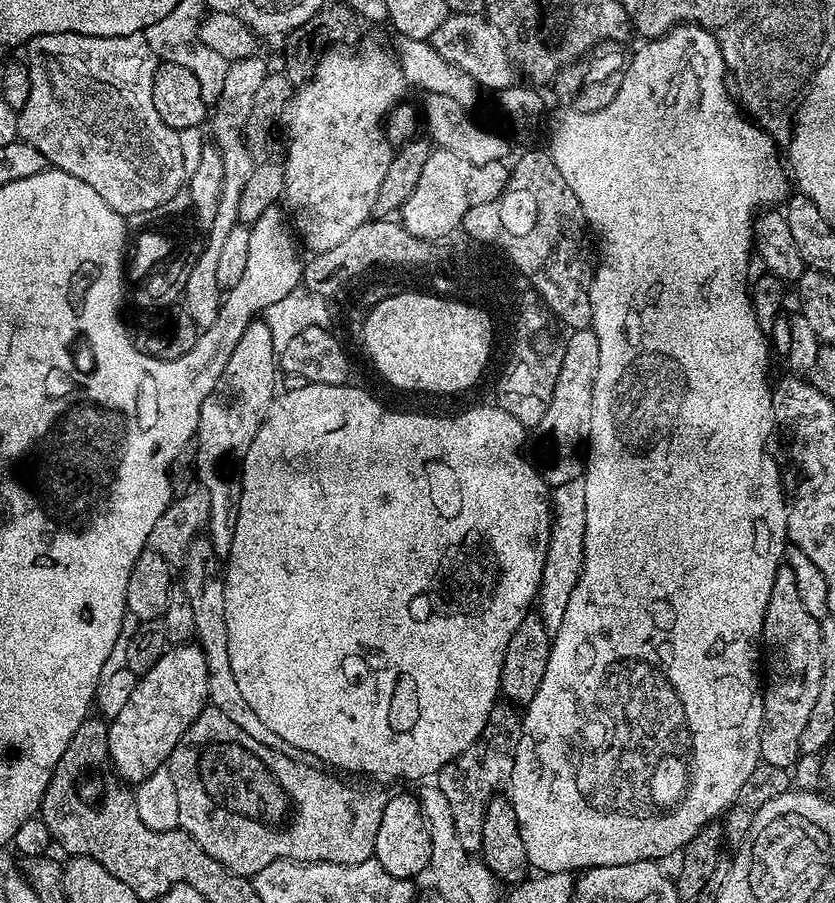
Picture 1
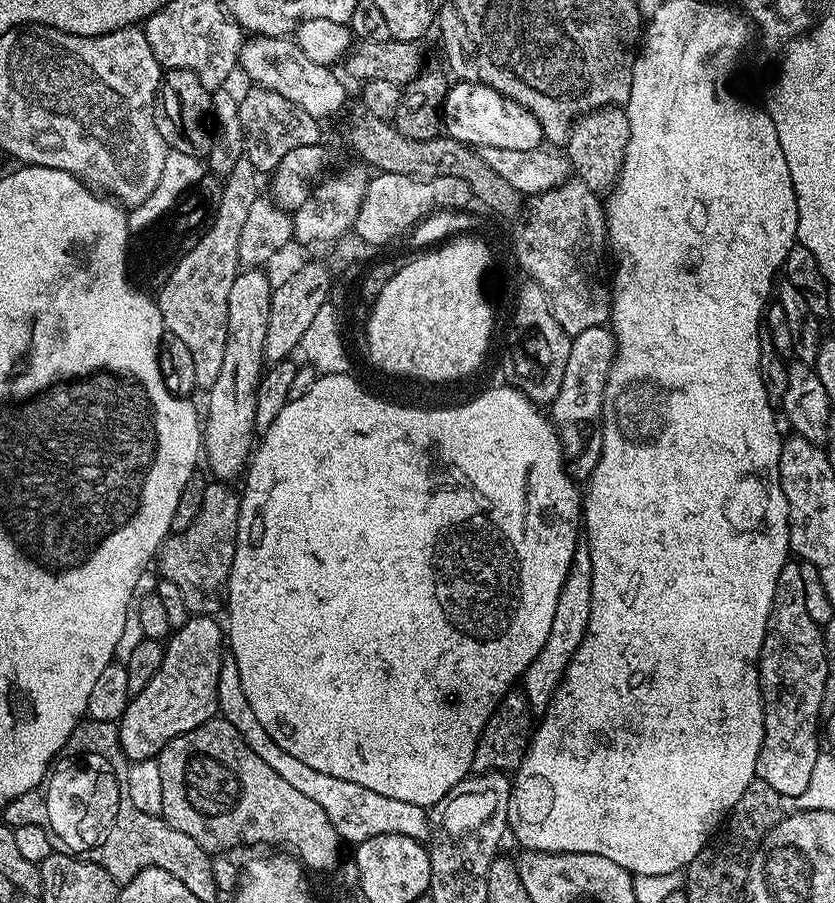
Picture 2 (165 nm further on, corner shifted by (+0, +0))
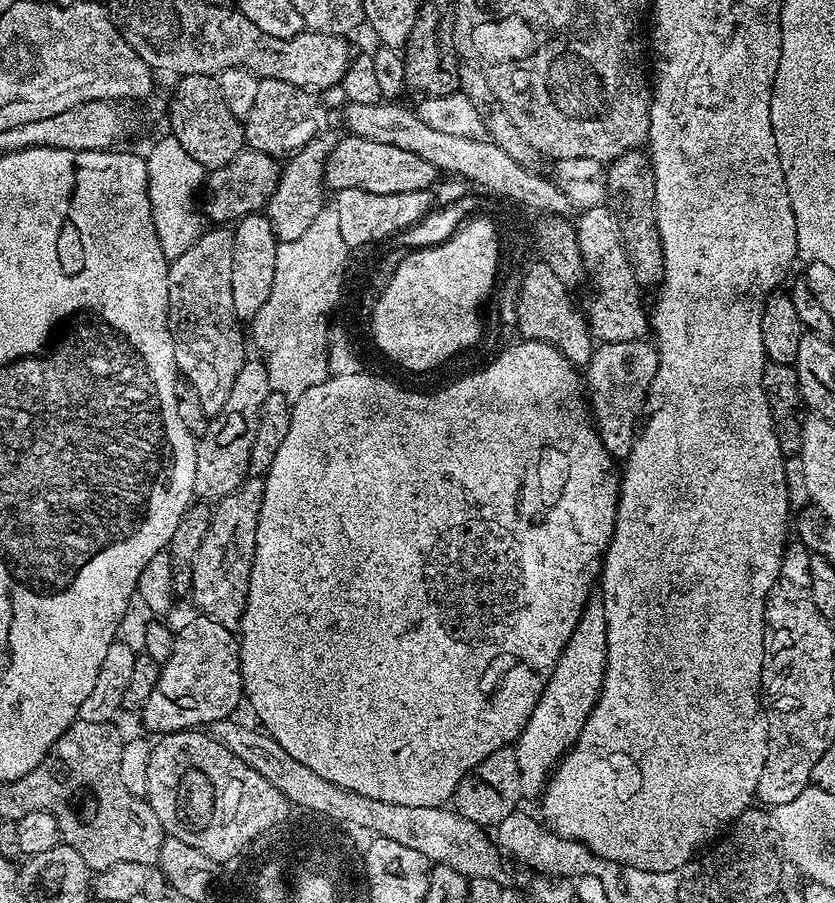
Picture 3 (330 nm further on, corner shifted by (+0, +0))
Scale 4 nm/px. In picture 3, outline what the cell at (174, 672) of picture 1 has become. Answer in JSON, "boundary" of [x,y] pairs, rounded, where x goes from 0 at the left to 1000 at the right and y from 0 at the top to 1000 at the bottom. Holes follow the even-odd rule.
{"boundary":[[[235,680],[226,691],[210,697],[208,721],[204,729],[192,738],[192,750],[180,764],[180,773],[175,773],[171,784],[165,790],[165,796],[172,801],[177,811],[200,813],[202,811],[218,811],[235,808],[241,804],[255,802],[257,797],[272,797],[279,792],[292,771],[292,756],[287,745],[287,711],[283,700],[271,698],[271,693],[261,693],[251,684]]]}

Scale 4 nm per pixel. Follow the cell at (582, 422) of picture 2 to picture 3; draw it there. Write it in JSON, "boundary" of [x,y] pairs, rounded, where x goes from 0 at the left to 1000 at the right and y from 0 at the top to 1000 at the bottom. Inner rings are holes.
{"boundary":[[[775,375],[731,379],[710,384],[709,395],[697,416],[702,426],[702,442],[716,485],[721,485],[721,494],[739,512],[752,507],[757,488],[762,486],[764,466],[776,446],[776,433],[787,410],[786,383]]]}

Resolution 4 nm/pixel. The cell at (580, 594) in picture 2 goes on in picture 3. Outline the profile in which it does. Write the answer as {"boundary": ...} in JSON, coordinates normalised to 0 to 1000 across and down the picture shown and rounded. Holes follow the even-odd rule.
{"boundary":[[[710,658],[704,661],[702,671],[692,684],[692,691],[687,693],[687,702],[678,711],[663,742],[659,746],[659,755],[649,764],[630,804],[625,804],[625,813],[620,813],[616,825],[616,844],[620,844],[620,870],[624,883],[646,883],[651,876],[651,869],[656,867],[656,860],[661,858],[672,839],[687,826],[692,813],[697,813],[697,804],[702,804],[702,795],[707,795],[707,786],[711,786],[714,774],[721,762],[721,751],[726,740],[726,676],[723,674],[723,661]]]}

